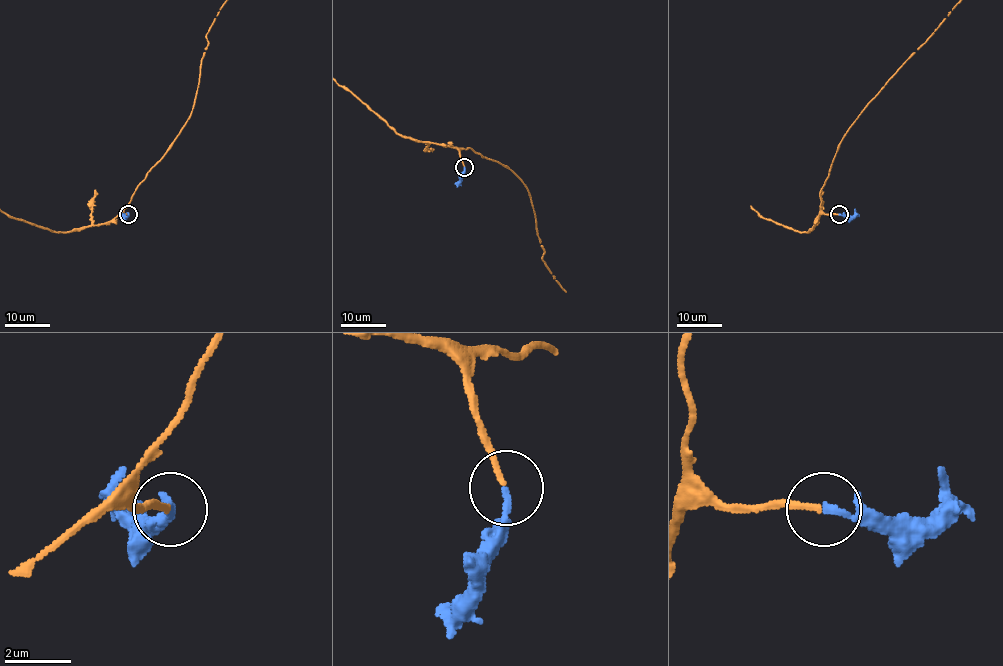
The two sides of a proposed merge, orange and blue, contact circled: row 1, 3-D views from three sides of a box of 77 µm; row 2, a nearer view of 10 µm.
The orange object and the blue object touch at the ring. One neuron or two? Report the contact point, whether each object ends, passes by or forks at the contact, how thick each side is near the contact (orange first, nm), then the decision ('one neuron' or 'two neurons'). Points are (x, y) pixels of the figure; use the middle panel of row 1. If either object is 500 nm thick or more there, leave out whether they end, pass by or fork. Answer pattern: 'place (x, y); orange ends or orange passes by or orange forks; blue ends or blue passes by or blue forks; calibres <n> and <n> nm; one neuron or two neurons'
place (464, 167); orange ends; blue ends; calibres 170 and 200 nm; one neuron

